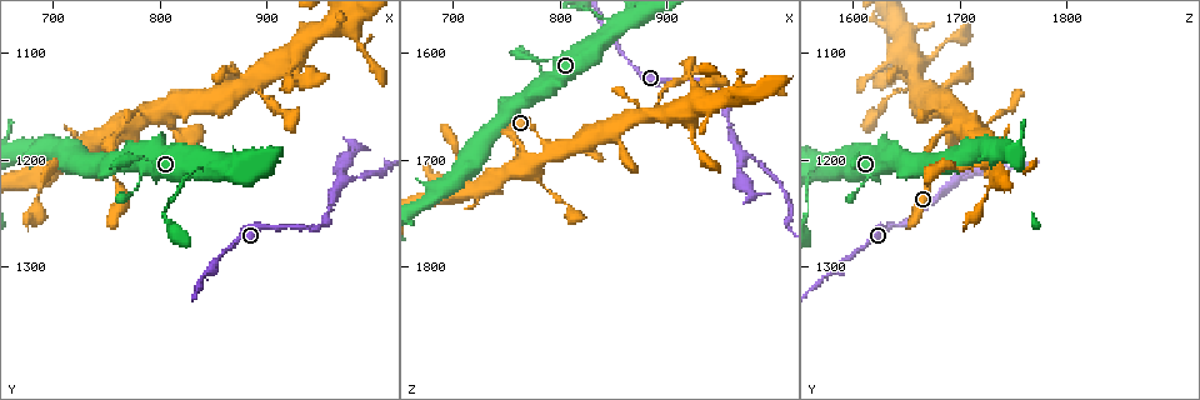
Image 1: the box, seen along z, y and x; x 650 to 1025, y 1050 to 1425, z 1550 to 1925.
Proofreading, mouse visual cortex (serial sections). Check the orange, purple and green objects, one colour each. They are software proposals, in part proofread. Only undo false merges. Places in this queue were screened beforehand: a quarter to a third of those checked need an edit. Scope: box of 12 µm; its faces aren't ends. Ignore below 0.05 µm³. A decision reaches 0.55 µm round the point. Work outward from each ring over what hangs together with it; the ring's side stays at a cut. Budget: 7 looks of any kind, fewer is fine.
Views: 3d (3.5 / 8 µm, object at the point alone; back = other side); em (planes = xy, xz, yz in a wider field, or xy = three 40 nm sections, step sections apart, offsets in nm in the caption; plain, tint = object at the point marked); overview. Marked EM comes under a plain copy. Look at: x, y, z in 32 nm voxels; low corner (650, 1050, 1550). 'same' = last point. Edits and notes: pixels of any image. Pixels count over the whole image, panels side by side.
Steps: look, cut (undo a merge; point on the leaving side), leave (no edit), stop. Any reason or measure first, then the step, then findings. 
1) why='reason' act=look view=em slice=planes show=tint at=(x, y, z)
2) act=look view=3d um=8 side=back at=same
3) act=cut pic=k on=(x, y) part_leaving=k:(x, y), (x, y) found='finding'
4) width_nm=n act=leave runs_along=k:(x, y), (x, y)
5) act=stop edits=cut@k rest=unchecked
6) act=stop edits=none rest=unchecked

why='two arms in line, one across' act=look view=3d um=3.5 at=(974, 1220, 1698)

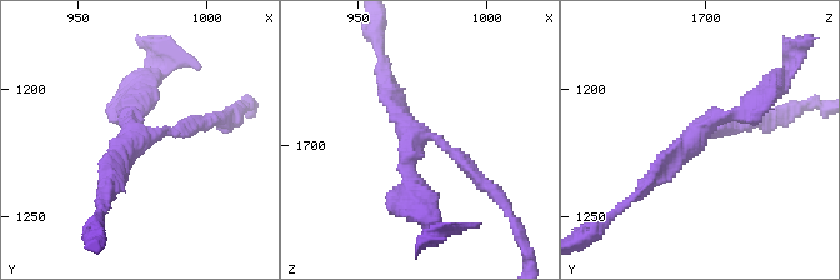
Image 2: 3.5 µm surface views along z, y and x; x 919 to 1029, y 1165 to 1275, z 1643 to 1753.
arms=3 arm_widths_nm=150,200,250 act=look view=em slice=xy step=3 show=tint at=(974, 1218, 1696)

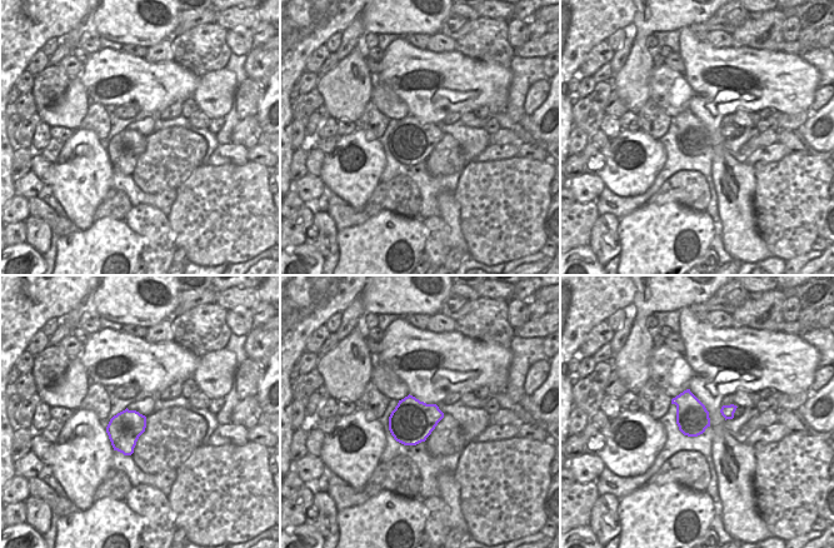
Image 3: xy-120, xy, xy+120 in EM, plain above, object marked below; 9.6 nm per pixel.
width_nm=420 act=cut pic=2 on=(773, 90) part_leaving=2:(738, 114), (786, 75), (805, 40) found='two cells meet here'

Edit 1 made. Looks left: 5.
why='three arms meet' act=look view=3d um=3.5 at=(846, 1206, 1576)

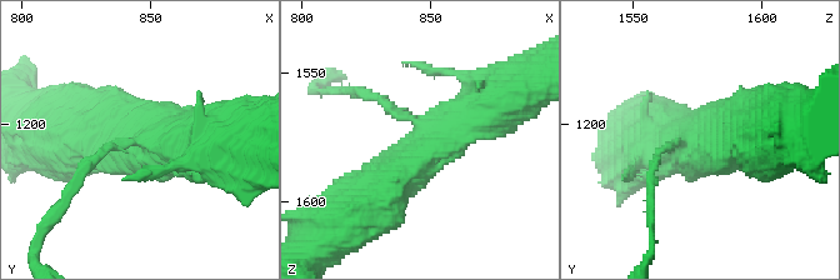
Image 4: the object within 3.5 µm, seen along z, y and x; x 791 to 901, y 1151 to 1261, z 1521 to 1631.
act=look view=em slice=xy step=1 show=tint at=(849, 1206, 1578)

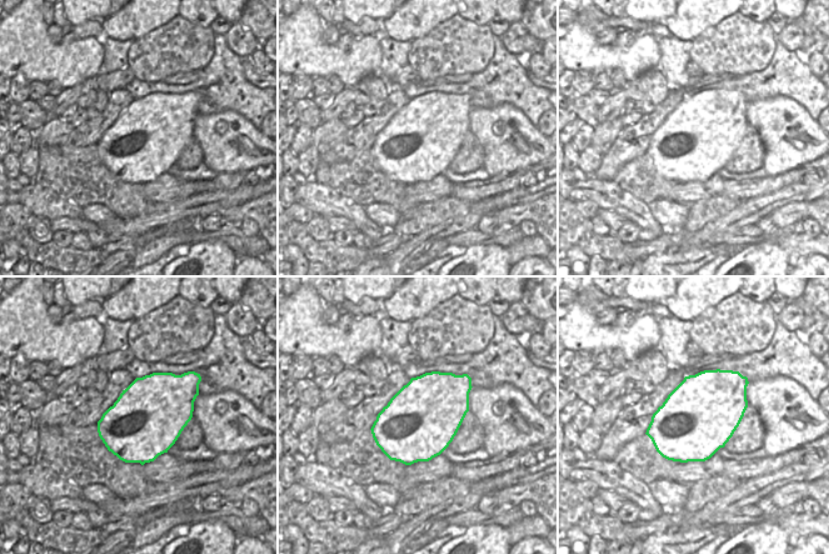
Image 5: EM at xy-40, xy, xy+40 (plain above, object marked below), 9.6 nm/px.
act=leave runs_along=4:(365, 199), (500, 94) found='all the same cell'

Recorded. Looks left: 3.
why='small branch off a trunk' act=look view=3d um=3.5 at=(744, 1180, 1714)

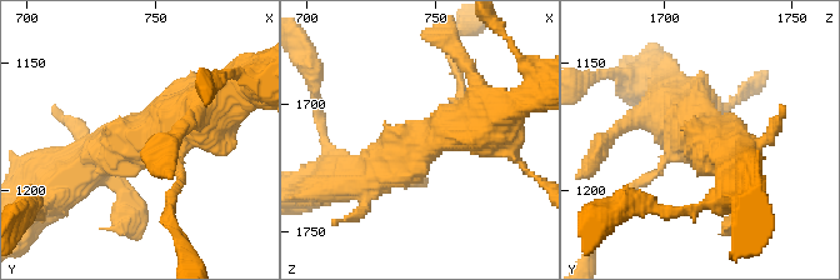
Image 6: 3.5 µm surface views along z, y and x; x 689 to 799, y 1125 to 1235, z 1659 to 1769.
arms=3 arm_widths_nm=150,500,700 why='need the tissue' act=look view=em slice=xy step=5 show=tint at=(746, 1179, 1714)

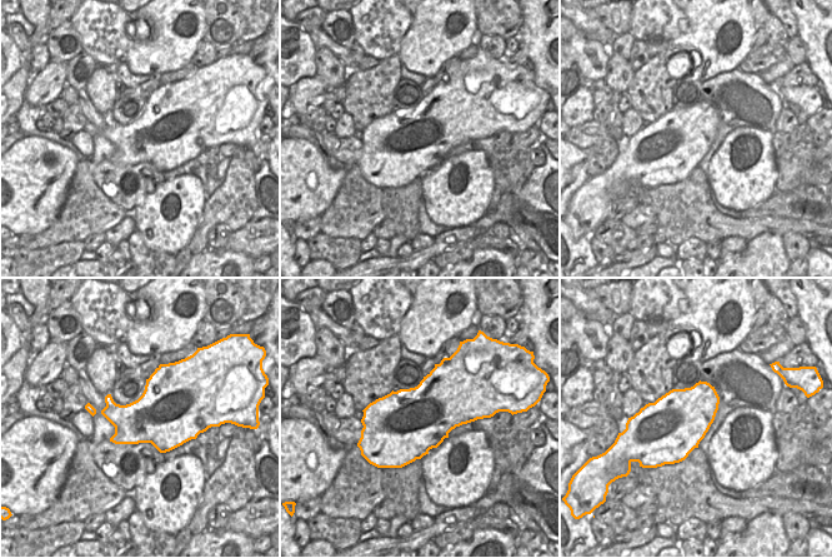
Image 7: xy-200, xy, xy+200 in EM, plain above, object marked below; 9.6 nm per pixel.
act=leave runs_along=6:(461, 86), (454, 121), (361, 175) found='one cell here'

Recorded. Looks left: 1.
act=stop edits=cut@2 rest=unchecked

